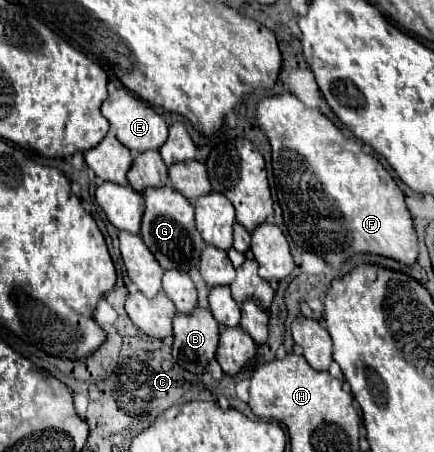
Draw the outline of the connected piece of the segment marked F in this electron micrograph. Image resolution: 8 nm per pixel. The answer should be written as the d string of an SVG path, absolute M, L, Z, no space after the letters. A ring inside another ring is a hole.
M289 92L259 98L255 118L271 144L277 200L283 210L287 232L299 248L319 254L333 268L339 268L351 254L357 252L389 256L403 264L413 264L417 260L417 234L413 228L413 218L403 200L405 196L381 162L363 150L361 142L345 138L345 134L325 114L321 114L317 108L305 106Z

